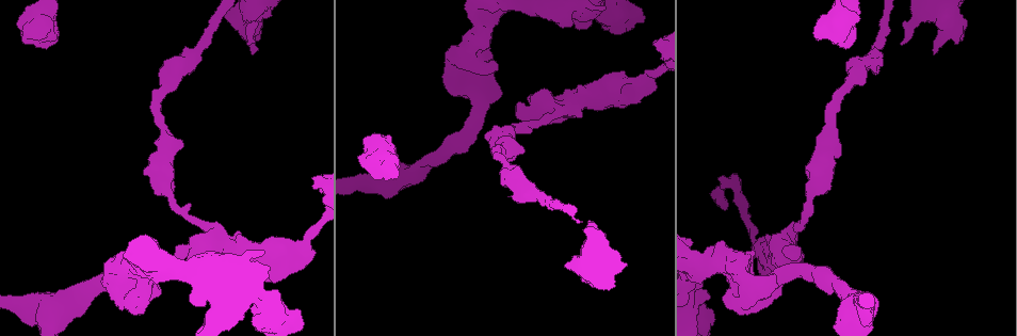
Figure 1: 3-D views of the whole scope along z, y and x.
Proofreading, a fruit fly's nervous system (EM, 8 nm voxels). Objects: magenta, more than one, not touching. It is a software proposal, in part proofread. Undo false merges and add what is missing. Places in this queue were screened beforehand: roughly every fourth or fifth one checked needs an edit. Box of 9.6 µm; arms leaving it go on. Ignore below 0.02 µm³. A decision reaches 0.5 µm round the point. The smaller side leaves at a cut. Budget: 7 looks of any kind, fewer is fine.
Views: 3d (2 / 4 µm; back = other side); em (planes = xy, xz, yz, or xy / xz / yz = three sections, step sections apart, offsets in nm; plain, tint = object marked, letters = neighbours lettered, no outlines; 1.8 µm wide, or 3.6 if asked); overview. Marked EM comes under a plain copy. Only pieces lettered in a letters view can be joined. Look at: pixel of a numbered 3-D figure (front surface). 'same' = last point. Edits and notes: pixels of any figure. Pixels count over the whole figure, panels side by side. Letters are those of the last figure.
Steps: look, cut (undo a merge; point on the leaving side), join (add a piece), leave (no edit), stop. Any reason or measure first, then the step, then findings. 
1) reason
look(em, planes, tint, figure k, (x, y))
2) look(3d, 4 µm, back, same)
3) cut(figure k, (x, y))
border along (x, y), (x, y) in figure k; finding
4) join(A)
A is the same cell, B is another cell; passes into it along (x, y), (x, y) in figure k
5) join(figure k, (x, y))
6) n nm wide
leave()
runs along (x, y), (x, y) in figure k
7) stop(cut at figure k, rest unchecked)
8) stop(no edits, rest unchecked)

thick end
look(3d, 4 µm, back, figure 1, (146, 297))

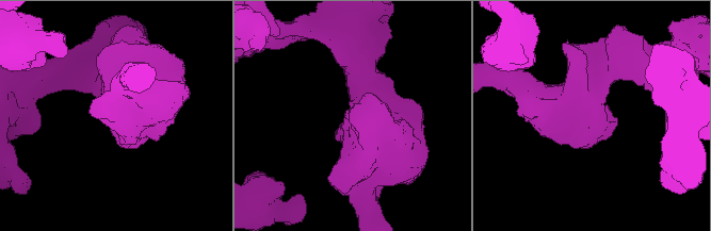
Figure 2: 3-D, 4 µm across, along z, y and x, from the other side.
need the tissue
look(em, 3.6 µm, xz, step 8, tint, figure 2, (357, 105))

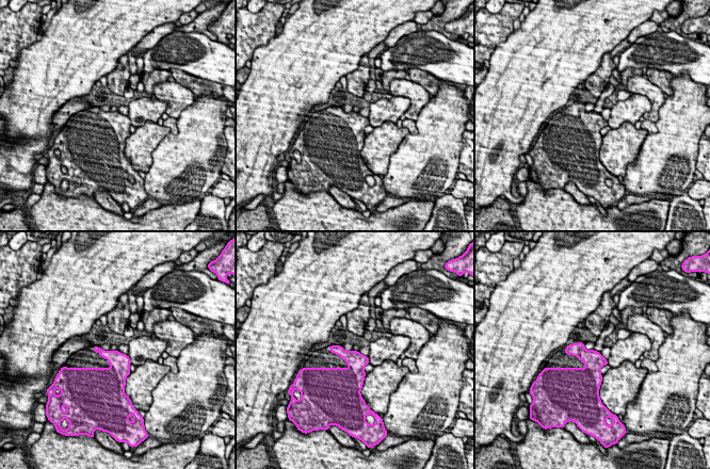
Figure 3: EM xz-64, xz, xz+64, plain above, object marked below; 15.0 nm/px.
look(em, 3.6 µm, planes, letters, same)

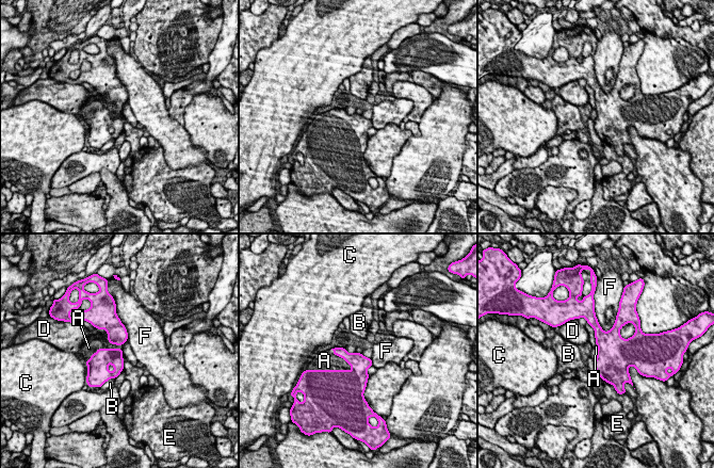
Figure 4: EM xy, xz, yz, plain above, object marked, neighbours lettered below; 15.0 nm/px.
join(A)
A is the same cell, B, C, D, E and F are other cells; passes into it along (356, 360), (341, 356), (325, 360) in figure 4; the neuron continues

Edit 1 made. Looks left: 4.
three arms meet
look(em, 3.6 µm, planes, tint, figure 1, (224, 239))

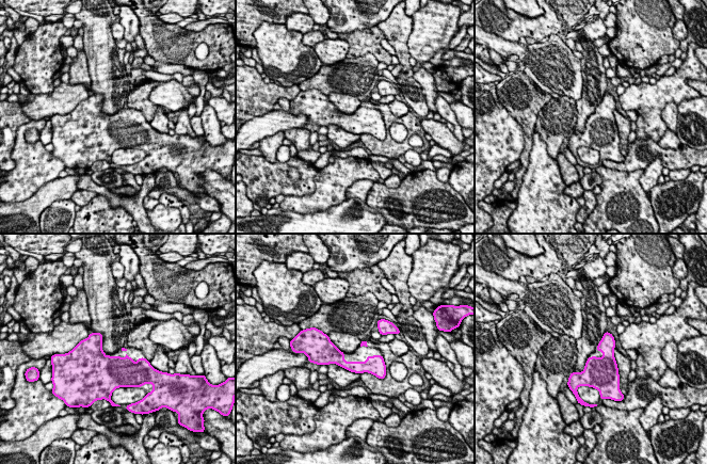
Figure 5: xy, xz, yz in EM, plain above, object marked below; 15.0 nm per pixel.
what lies round it
look(em, 3.6 µm, planes, letters, same)

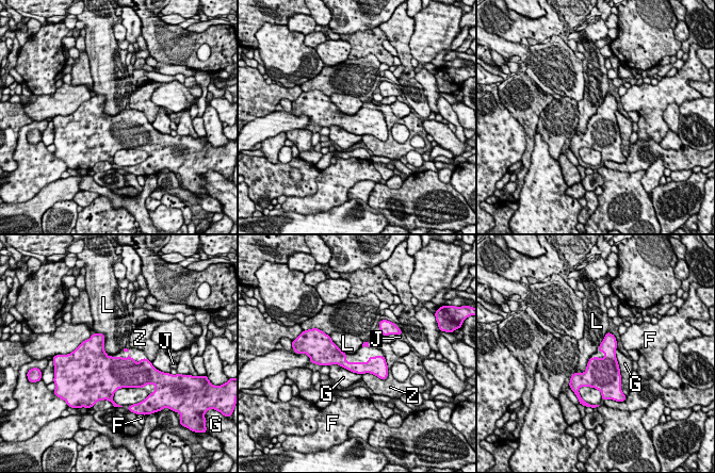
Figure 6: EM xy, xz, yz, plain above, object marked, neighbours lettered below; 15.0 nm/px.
leave()
F, G, J, L and Z are other cells; runs along (328, 344), (347, 365), (384, 368) in figure 6; all the same neuron

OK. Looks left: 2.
look(em, planes, letters, figure 1, (252, 54))

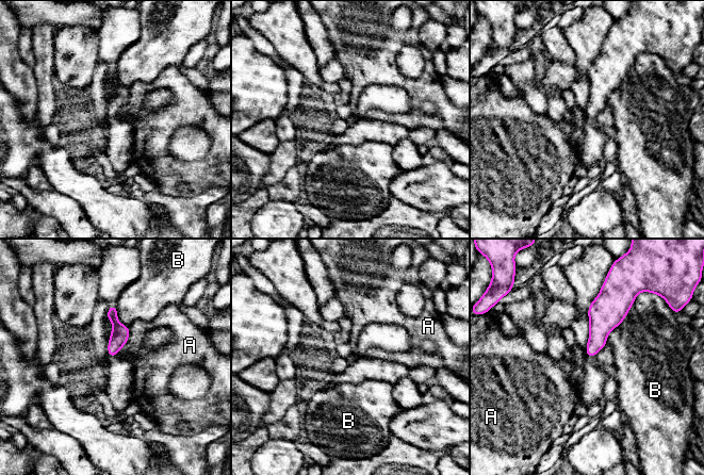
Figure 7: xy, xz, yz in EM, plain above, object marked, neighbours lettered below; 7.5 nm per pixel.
B touches over 400 nm
leave()
A and B are other cells; border along (129, 326), (128, 341), (116, 356) in figure 7; no lettered piece goes on from it

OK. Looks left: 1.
stop(join at figure 4, rest unchecked)

